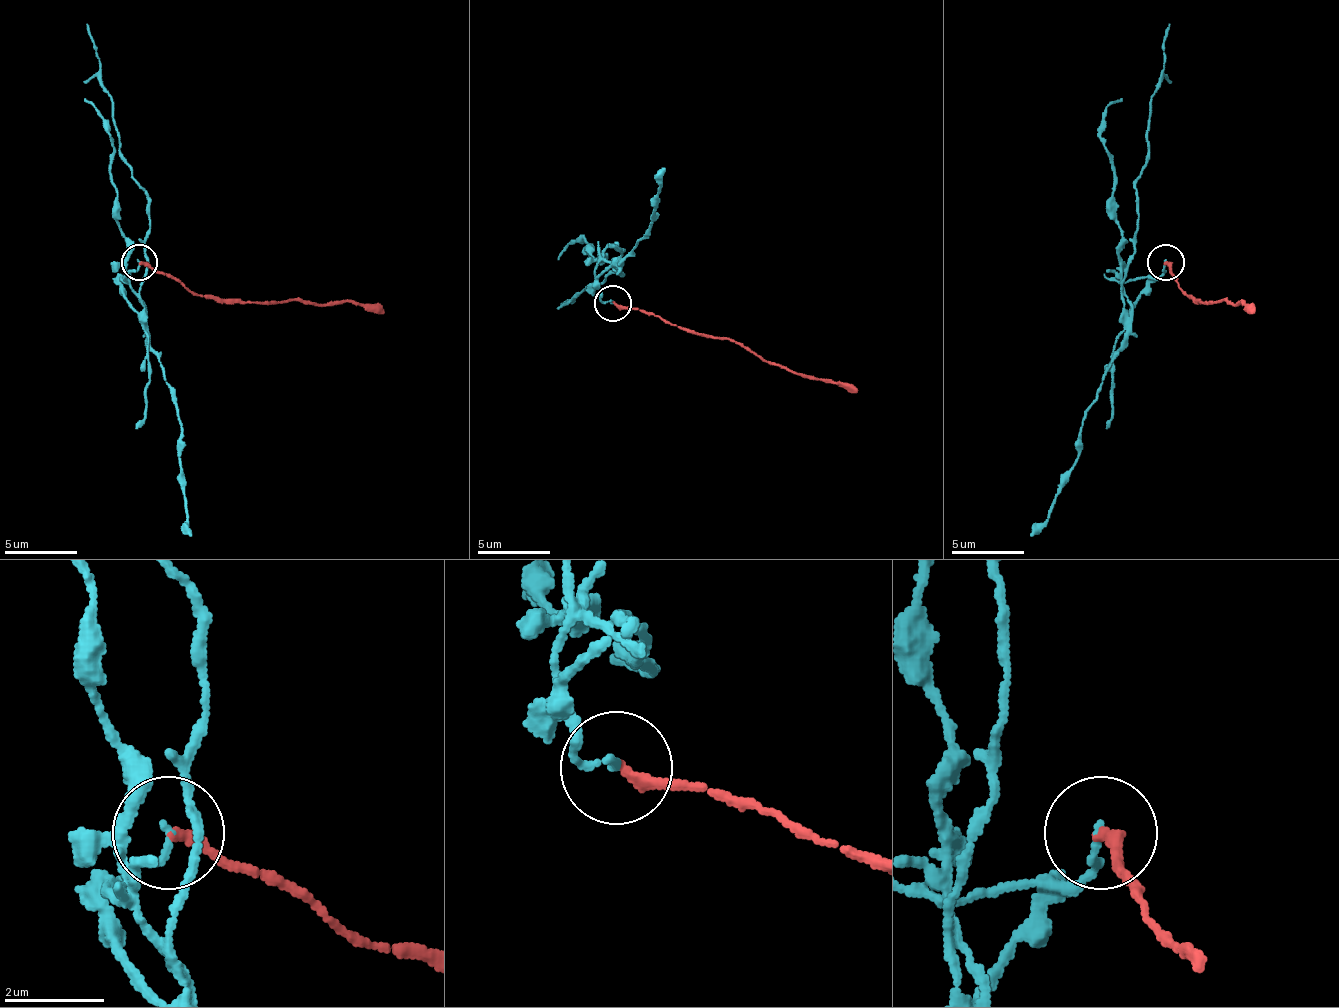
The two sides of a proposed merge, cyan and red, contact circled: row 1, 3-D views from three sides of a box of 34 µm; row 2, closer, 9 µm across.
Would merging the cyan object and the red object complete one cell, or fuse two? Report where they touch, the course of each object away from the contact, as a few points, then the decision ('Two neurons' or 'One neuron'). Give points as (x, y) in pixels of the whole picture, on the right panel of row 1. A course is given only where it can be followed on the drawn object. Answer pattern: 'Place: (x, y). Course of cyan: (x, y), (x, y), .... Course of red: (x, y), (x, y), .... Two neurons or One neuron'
Place: (1166, 262). Course of cyan: (1166, 261), (1159, 276), (1130, 280), (1123, 290), (1134, 182), (1148, 149), (1152, 95), (1170, 23). Course of red: (1163, 261), (1192, 298), (1199, 301), (1242, 301), (1253, 312). Two neurons

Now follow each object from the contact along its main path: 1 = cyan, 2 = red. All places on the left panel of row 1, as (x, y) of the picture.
1: (138, 261), (120, 280), (134, 290), (145, 272), (149, 193), (120, 149), (113, 95), (102, 84), (87, 23)
2: (138, 261), (210, 298), (254, 301), (359, 301), (384, 312)

